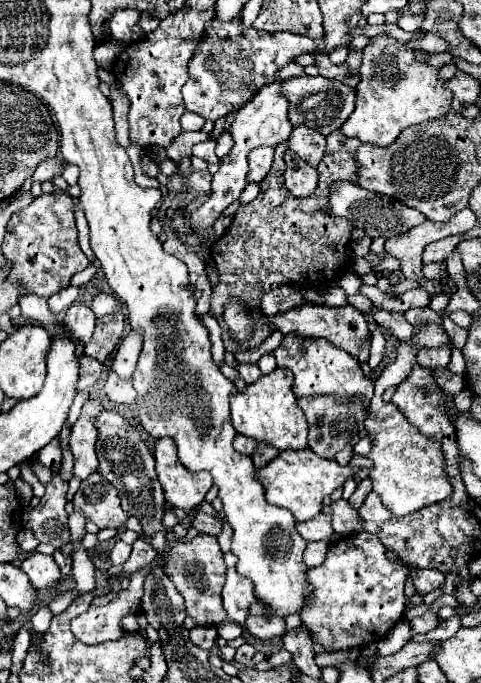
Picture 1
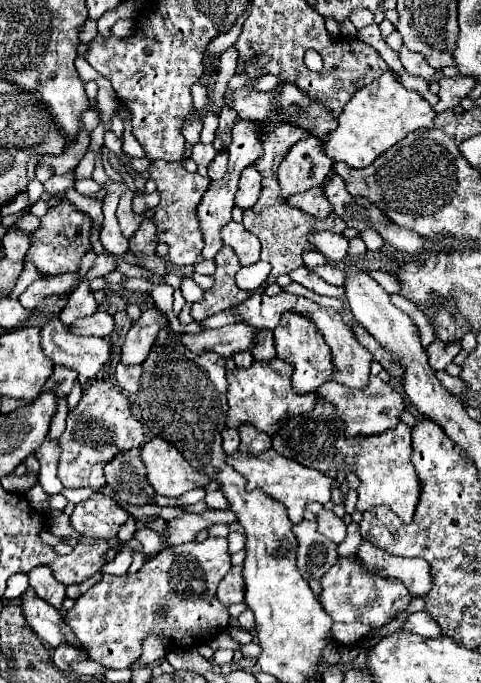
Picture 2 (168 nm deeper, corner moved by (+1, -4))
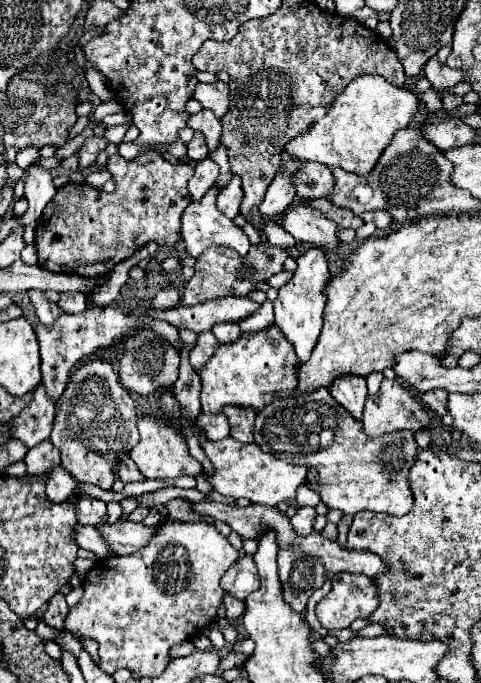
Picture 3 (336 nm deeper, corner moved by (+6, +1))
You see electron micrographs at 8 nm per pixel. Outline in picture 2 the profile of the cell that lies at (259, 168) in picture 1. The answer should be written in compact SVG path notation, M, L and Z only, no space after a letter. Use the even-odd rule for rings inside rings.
M247 166L241 174L241 180L239 180L235 206L241 210L249 210L257 202L259 192L261 192L261 176L255 166Z

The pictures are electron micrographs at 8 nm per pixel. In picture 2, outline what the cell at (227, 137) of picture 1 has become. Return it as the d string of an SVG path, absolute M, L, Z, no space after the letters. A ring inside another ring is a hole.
M219 152L207 166L207 176L211 180L219 180L225 176L225 172L227 172L227 152Z

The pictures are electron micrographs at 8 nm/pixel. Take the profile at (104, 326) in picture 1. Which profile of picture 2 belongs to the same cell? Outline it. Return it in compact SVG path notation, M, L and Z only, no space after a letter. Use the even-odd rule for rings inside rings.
M97 310L95 314L69 326L69 330L73 330L75 336L107 336L111 334L111 330L115 330L115 324L107 312Z

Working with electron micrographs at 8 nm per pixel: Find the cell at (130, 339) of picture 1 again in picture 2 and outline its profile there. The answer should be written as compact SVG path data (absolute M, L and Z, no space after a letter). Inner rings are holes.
M159 308L143 310L139 322L133 322L131 330L127 332L125 344L121 348L121 362L123 364L143 364L147 358L159 330L169 324L167 314Z

